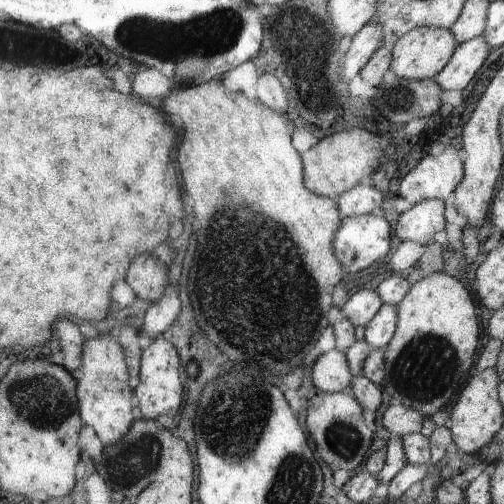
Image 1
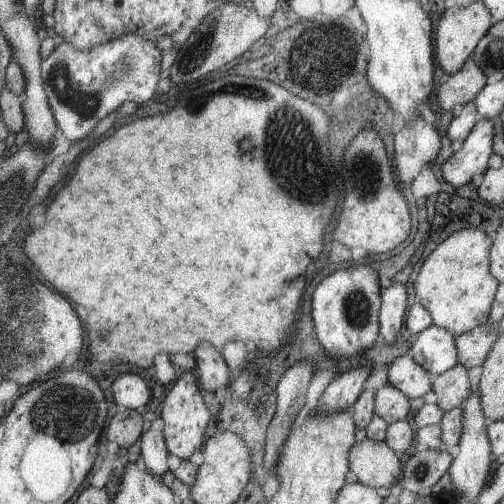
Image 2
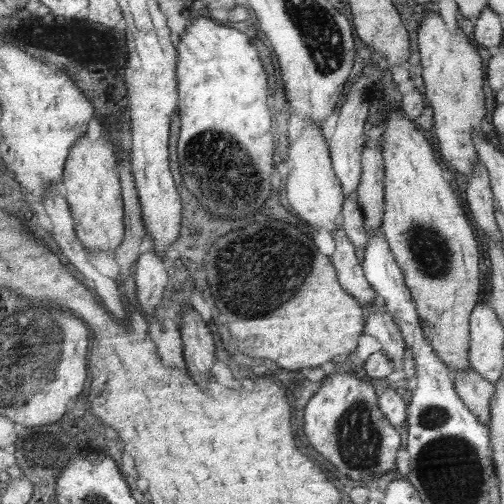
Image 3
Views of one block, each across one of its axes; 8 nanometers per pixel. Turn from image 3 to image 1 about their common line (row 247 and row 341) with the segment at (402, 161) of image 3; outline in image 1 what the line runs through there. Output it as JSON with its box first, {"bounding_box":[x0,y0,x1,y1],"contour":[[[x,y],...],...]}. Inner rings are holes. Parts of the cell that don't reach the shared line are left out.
{"bounding_box":[383,272,481,434],"contour":[[[441,272],[413,284],[399,308],[399,328],[393,342],[385,348],[383,390],[393,398],[383,414],[385,430],[401,434],[419,434],[425,416],[441,412],[461,390],[463,376],[477,360],[481,340],[481,322],[471,292],[453,276]]]}

